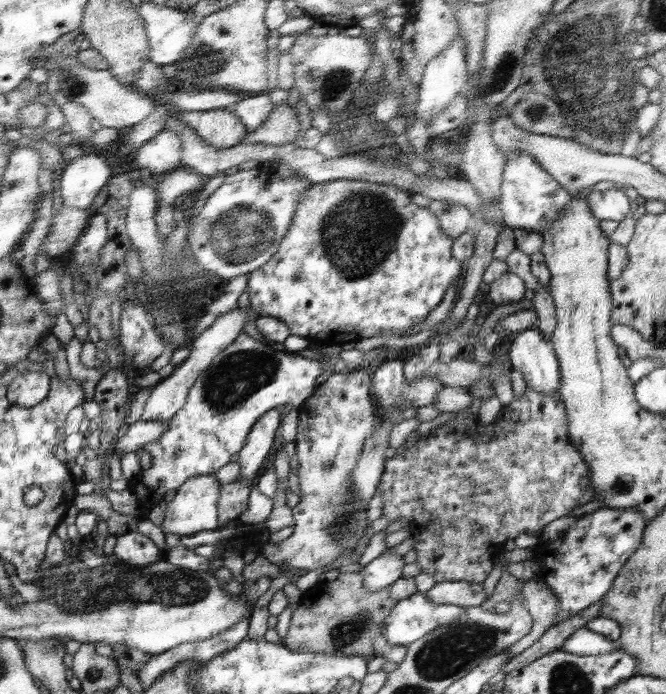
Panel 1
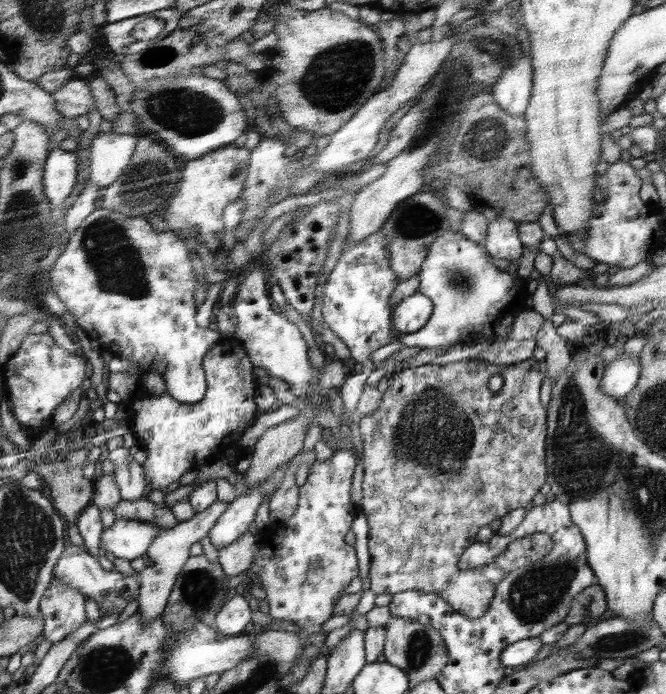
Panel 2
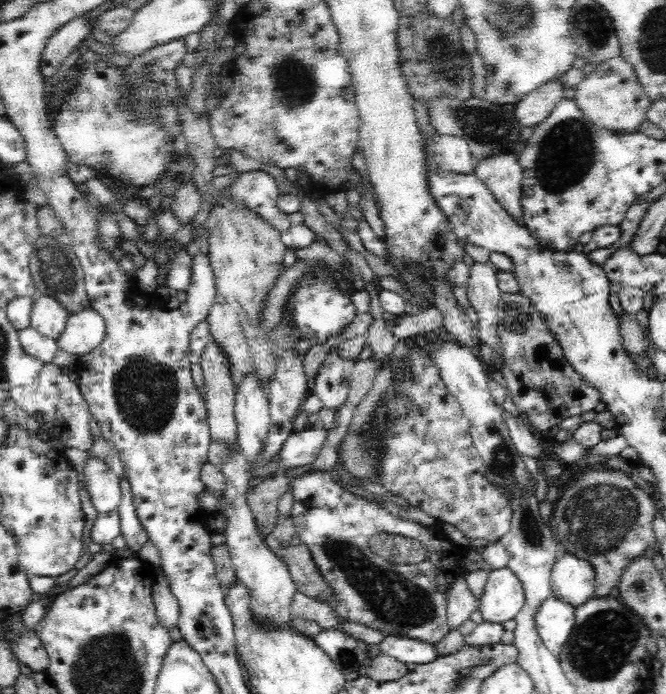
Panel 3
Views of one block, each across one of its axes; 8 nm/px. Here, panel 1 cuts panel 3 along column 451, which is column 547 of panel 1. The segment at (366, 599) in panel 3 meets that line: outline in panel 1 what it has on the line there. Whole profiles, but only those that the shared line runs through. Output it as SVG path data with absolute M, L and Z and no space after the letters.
M600 507L578 517L567 532L558 534L551 541L539 537L532 558L540 564L536 577L540 576L550 586L558 600L560 607L554 624L571 619L584 608L606 598L628 559L639 550L646 527L647 519L636 510Z

